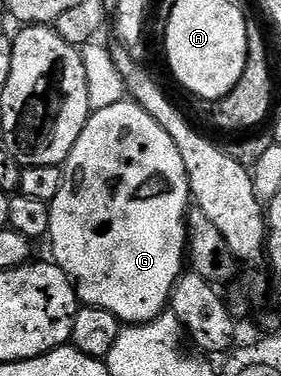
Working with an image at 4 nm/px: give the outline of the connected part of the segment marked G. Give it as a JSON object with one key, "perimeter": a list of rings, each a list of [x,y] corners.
{"perimeter":[[[123,101],[116,105],[108,105],[108,109],[100,109],[91,114],[90,119],[84,125],[84,133],[80,133],[80,141],[76,141],[72,153],[62,167],[60,193],[56,193],[56,197],[49,205],[50,234],[48,244],[50,243],[51,249],[54,250],[53,262],[57,263],[58,268],[71,279],[74,292],[85,306],[104,309],[126,325],[147,323],[167,310],[174,283],[182,275],[184,260],[188,255],[186,249],[186,216],[192,207],[192,196],[188,173],[184,169],[184,157],[180,157],[180,149],[176,149],[176,141],[172,141],[172,137],[168,137],[168,133],[164,129],[160,129],[157,121],[143,107],[133,101]]]}

